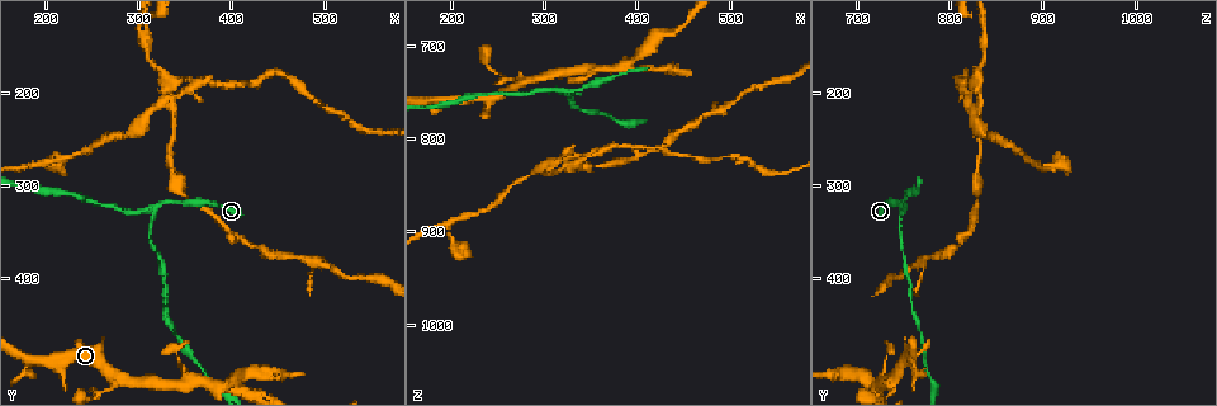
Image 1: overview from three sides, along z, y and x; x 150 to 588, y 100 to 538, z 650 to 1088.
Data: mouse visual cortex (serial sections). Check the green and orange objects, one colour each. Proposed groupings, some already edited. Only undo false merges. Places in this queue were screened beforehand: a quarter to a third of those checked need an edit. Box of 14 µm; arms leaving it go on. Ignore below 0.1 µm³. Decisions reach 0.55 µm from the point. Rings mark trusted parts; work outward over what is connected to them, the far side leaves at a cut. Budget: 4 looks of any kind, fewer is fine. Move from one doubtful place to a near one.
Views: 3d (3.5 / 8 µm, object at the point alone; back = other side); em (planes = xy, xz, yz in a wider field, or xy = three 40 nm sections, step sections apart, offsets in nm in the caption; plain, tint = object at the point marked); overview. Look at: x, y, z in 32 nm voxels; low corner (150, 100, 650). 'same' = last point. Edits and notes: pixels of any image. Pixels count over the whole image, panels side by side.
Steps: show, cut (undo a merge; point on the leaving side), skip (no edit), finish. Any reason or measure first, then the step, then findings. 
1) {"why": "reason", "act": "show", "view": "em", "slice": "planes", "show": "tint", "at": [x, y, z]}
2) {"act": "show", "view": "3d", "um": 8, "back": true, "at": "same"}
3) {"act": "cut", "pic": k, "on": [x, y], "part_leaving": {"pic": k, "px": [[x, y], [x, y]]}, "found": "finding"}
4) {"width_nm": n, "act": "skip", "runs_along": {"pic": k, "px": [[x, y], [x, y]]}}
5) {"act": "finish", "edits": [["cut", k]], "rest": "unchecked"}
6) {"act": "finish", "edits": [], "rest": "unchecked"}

{"why": "branch point", "act": "show", "view": "3d", "um": 8, "at": [315, 325, 750]}

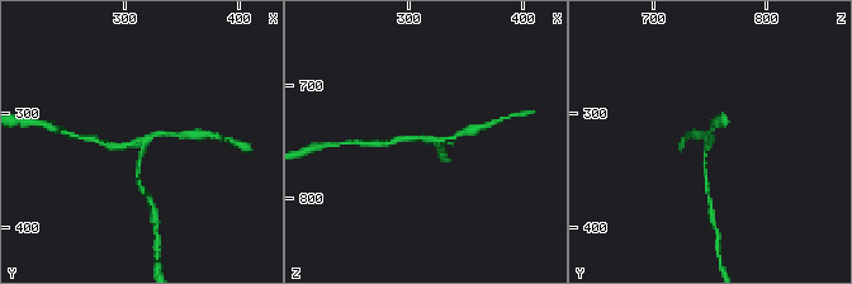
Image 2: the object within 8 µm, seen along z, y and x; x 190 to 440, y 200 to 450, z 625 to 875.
{"act": "show", "view": "em", "slice": "xy", "step": 1, "show": "tint", "at": [316, 324, 750]}

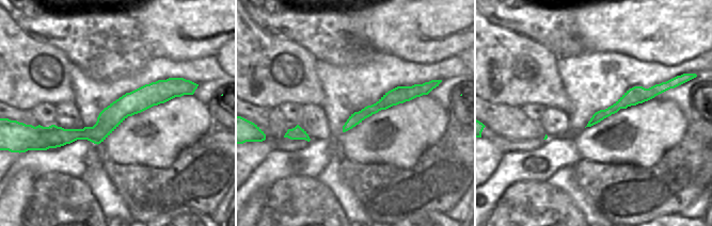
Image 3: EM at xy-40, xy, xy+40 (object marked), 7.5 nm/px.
{"width_nm": 100, "act": "cut", "pic": 2, "on": [137, 165], "part_leaving": {"pic": 2, "px": [[145, 141], [137, 176], [142, 192]]}, "found": "two cells meet here"}

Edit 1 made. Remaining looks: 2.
{"act": "show", "view": "3d", "um": 3.5, "back": true, "at": [275, 510, 740]}

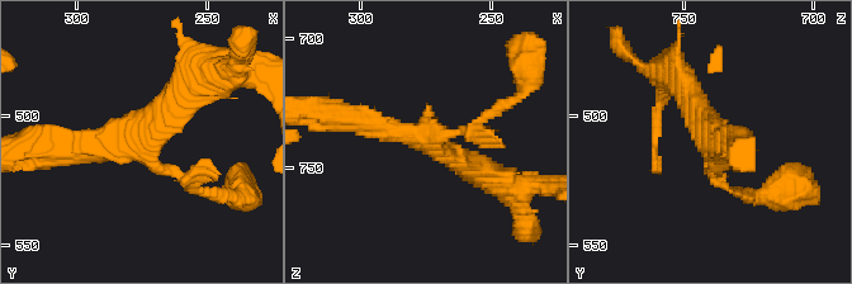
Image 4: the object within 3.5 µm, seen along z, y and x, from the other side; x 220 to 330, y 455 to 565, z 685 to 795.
{"arm_widths_nm": [150, 300, 300], "act": "skip", "runs_along": {"pic": 4, "px": [[199, 84], [126, 146], [64, 150]]}, "found": "one cell here"}

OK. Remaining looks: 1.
{"act": "finish", "edits": [["cut", 2]], "rest": "unchecked"}

